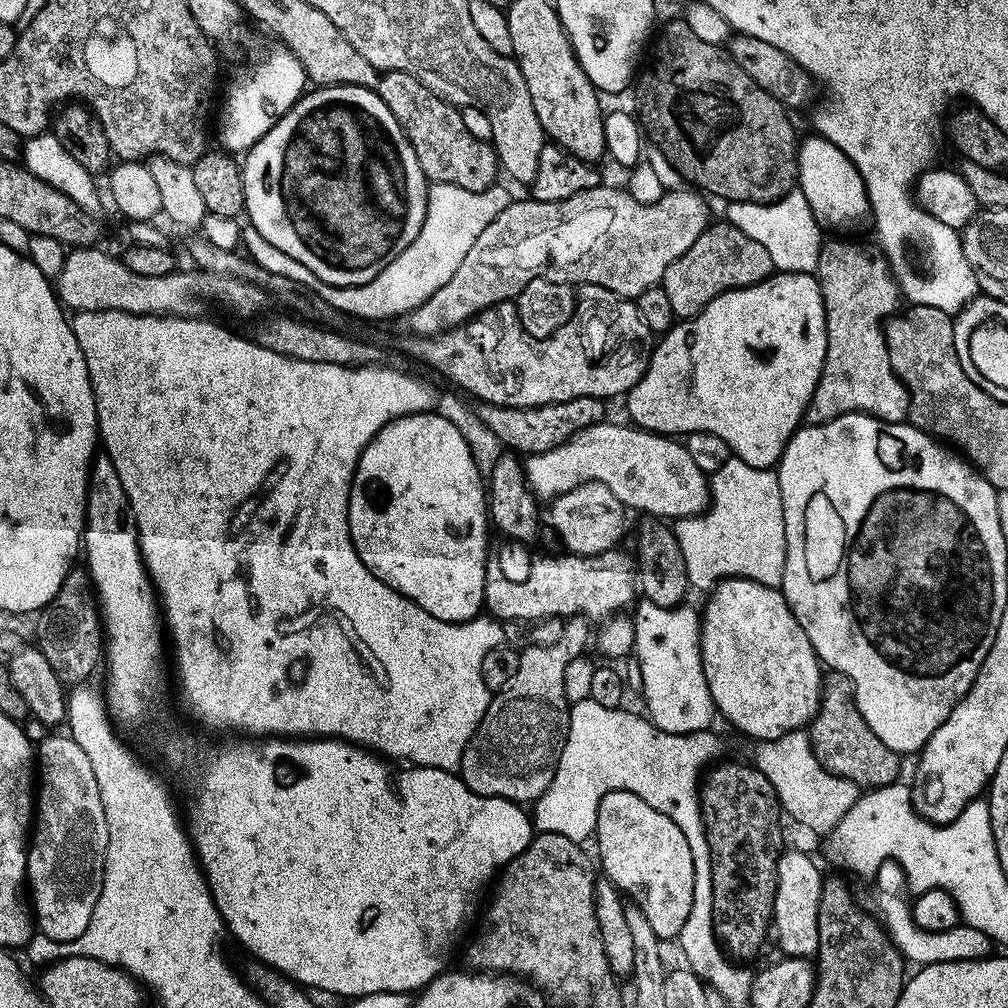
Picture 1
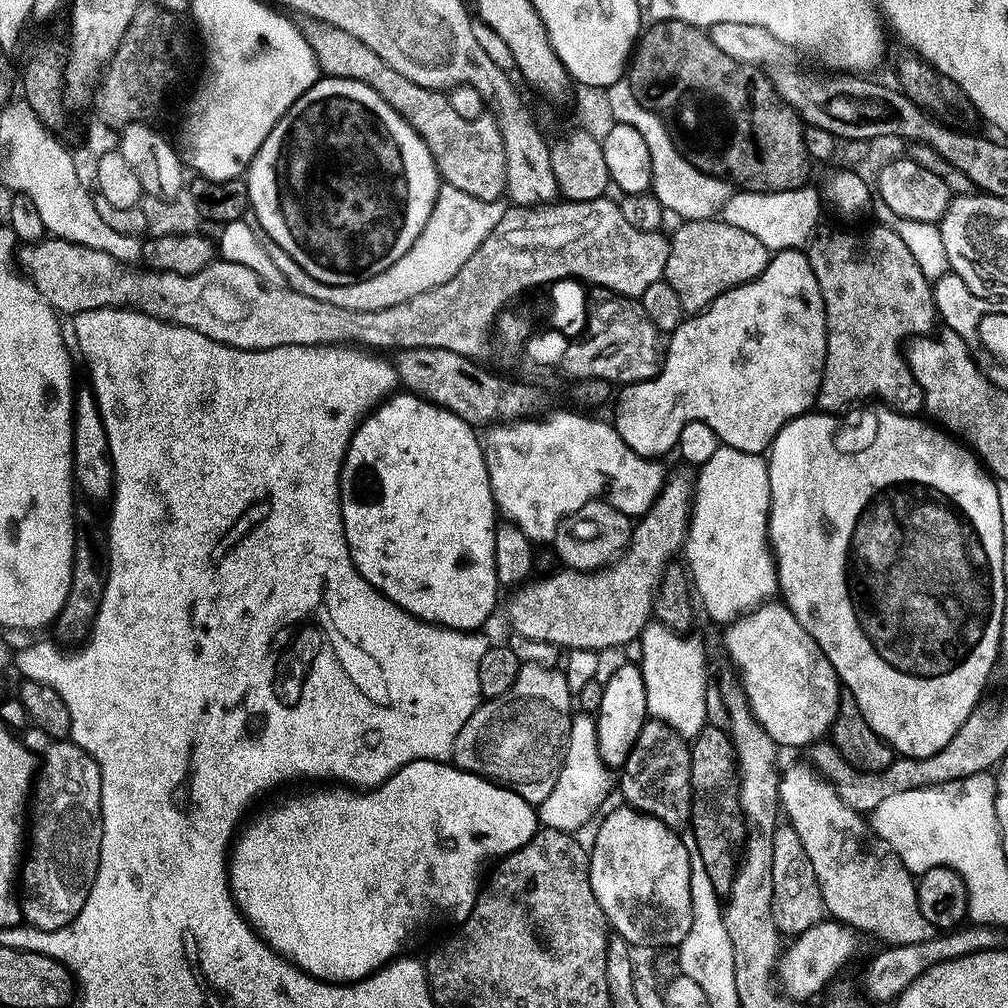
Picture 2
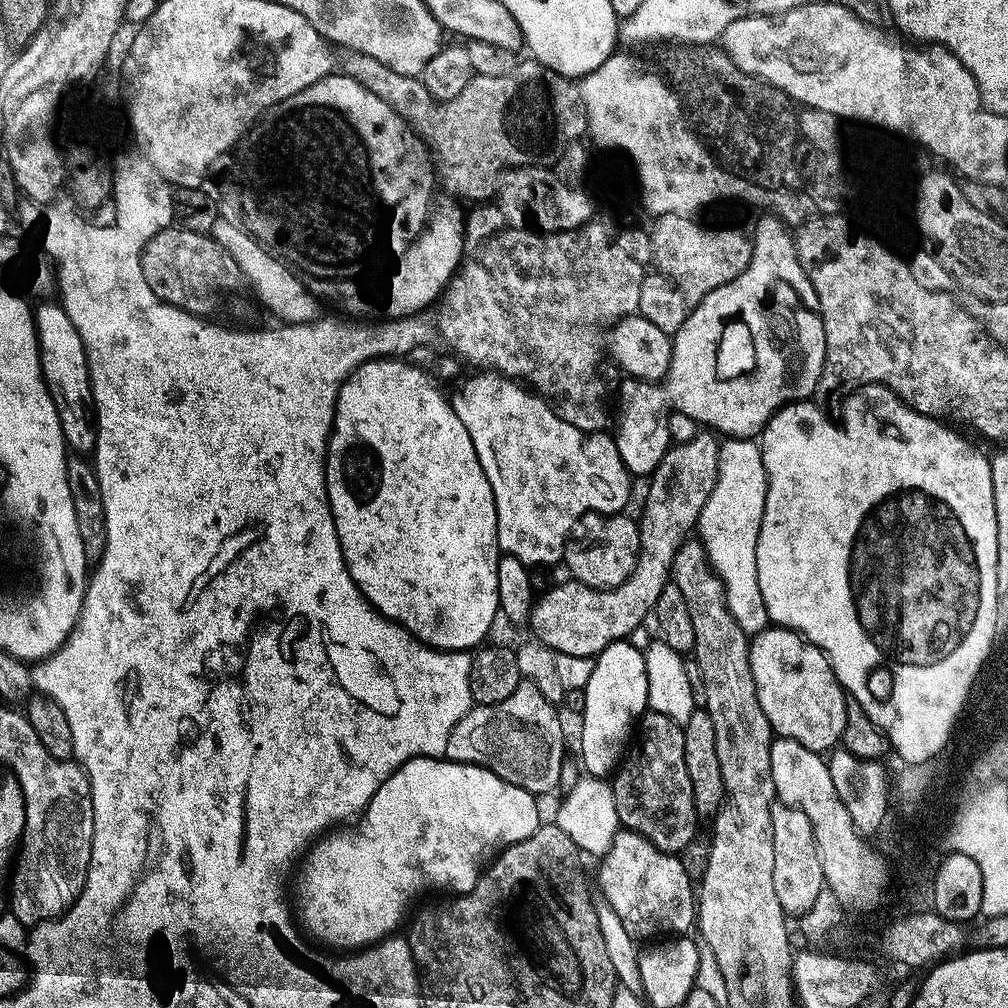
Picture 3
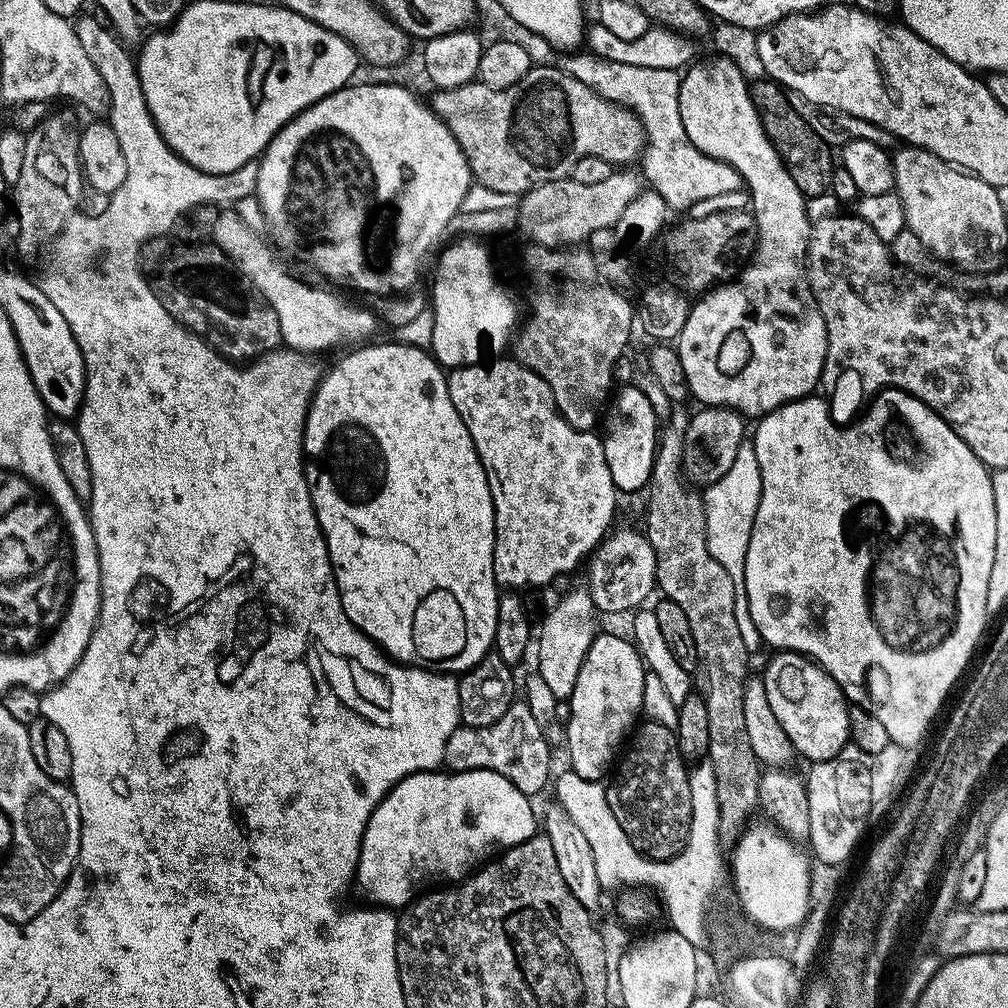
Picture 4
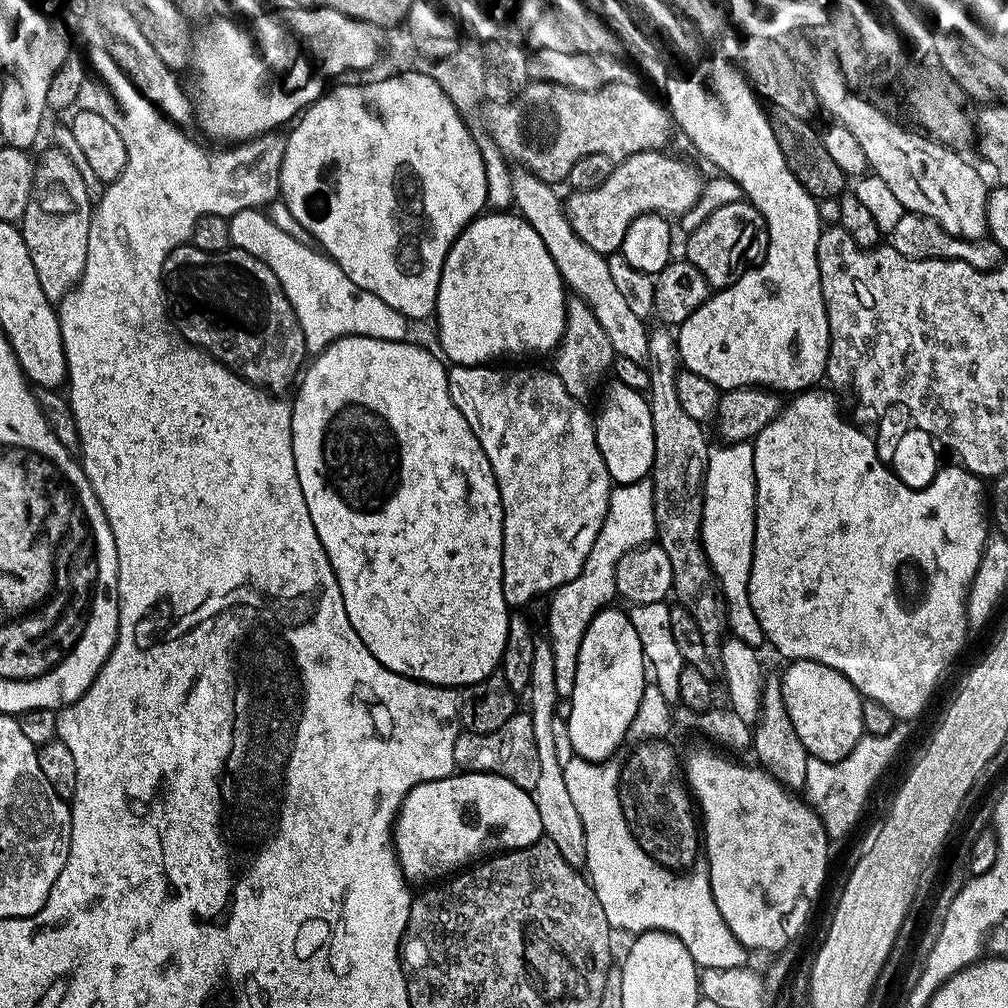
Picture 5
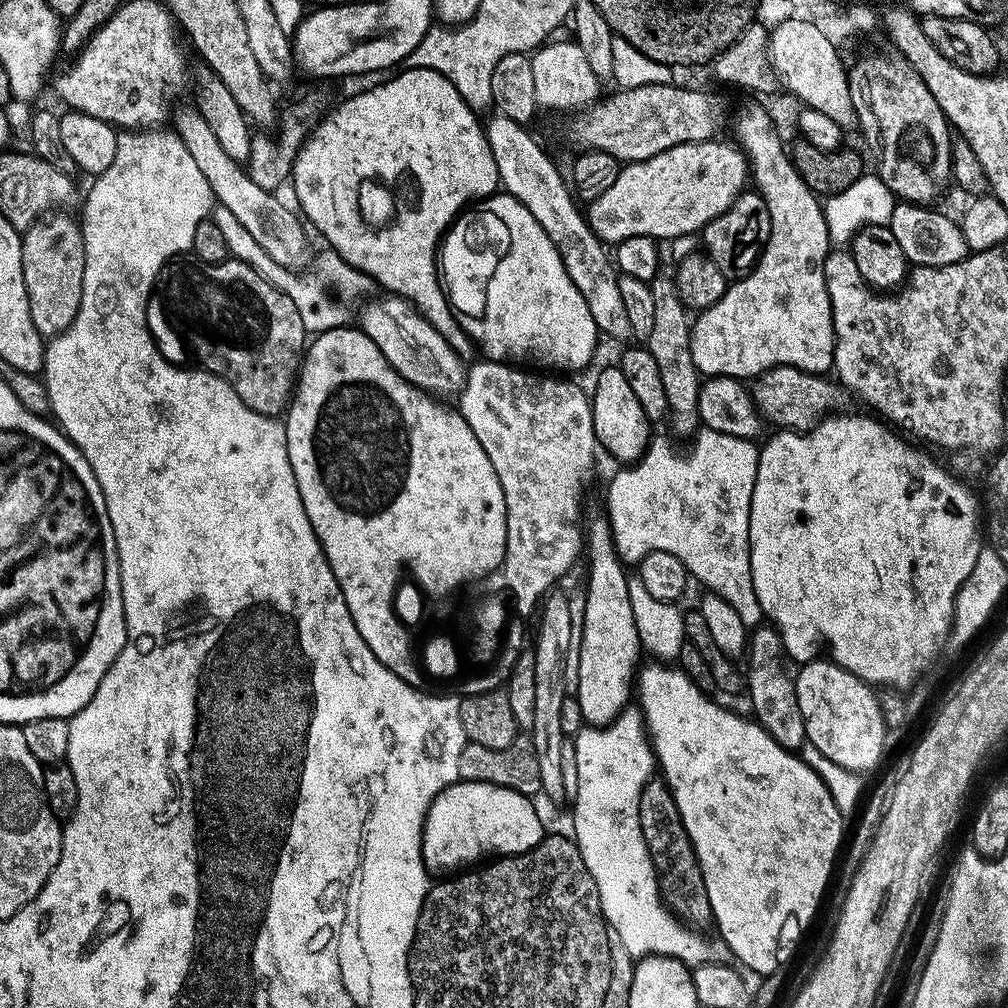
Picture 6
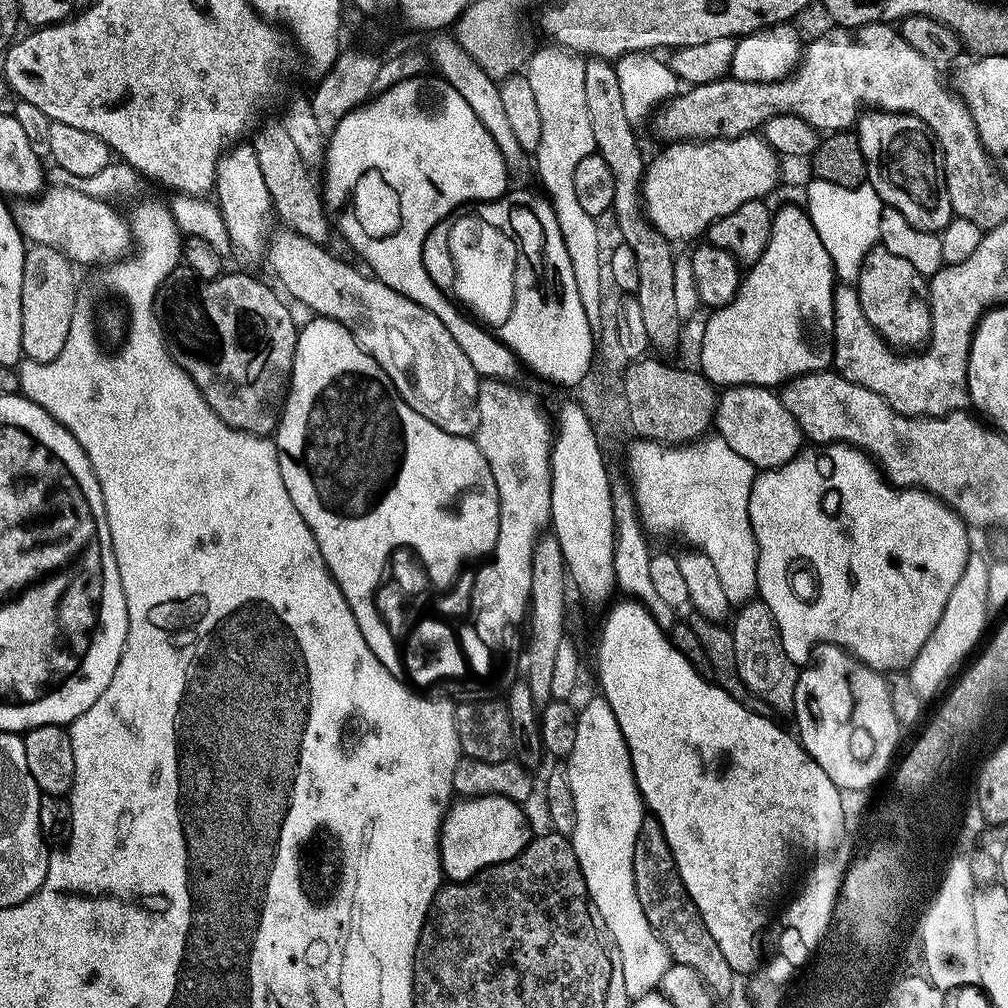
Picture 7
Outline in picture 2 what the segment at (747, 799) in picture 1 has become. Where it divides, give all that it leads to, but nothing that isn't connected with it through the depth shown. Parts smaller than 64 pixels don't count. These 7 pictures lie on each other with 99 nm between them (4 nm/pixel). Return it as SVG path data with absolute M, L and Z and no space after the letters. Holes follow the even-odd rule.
M707 724L695 736L689 745L691 750L690 784L691 784L691 818L688 826L694 838L698 854L702 854L702 862L706 866L706 874L710 874L710 882L714 882L717 890L731 889L734 877L734 860L732 864L732 843L743 841L746 836L744 818L740 815L740 793L736 775L736 757L727 731L723 727Z

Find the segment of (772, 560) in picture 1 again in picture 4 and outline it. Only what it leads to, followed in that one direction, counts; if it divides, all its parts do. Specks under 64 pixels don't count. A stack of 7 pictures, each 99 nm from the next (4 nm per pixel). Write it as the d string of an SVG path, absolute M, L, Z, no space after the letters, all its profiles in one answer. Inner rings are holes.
M744 443L738 450L738 458L734 458L734 466L730 466L718 482L707 485L703 491L704 532L708 536L710 554L726 566L726 574L730 574L732 580L743 581L746 550L750 546L750 534L762 494L762 474L758 470L758 458L751 443Z

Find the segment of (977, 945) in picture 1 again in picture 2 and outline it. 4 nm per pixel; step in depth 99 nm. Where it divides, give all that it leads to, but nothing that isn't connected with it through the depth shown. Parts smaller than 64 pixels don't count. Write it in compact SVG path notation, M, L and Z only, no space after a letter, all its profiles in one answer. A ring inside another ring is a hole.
M796 762L780 772L780 800L788 800L788 807L783 811L787 818L792 819L791 827L800 836L802 846L805 847L806 854L810 856L814 864L827 915L833 920L847 924L857 933L865 932L868 936L877 936L878 939L885 940L884 944L888 946L926 942L927 939L932 938L934 926L919 908L916 897L917 885L913 883L913 873L909 872L908 867L900 861L896 852L891 850L856 852L856 860L852 860L852 864L844 868L844 844L861 844L865 849L869 847L870 832L866 827L865 817L855 812L846 802L836 804L836 797L839 794L832 796L832 792L824 788L824 783L820 784L824 777L821 776L816 780L818 772L814 768L811 768L809 772L804 772L805 766L805 763Z

